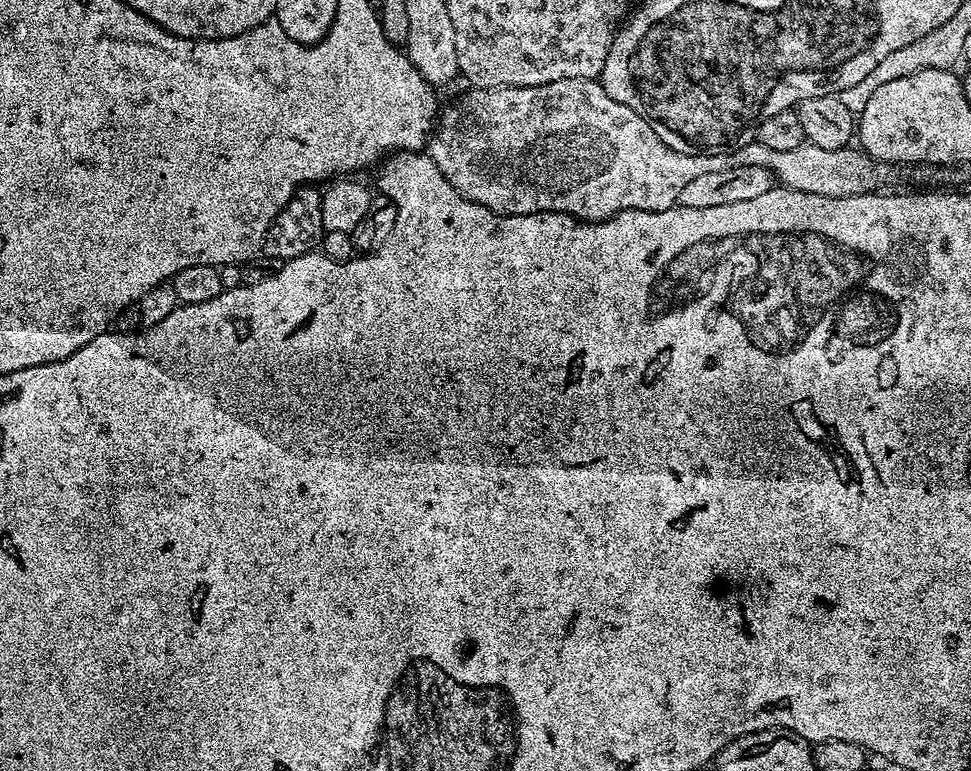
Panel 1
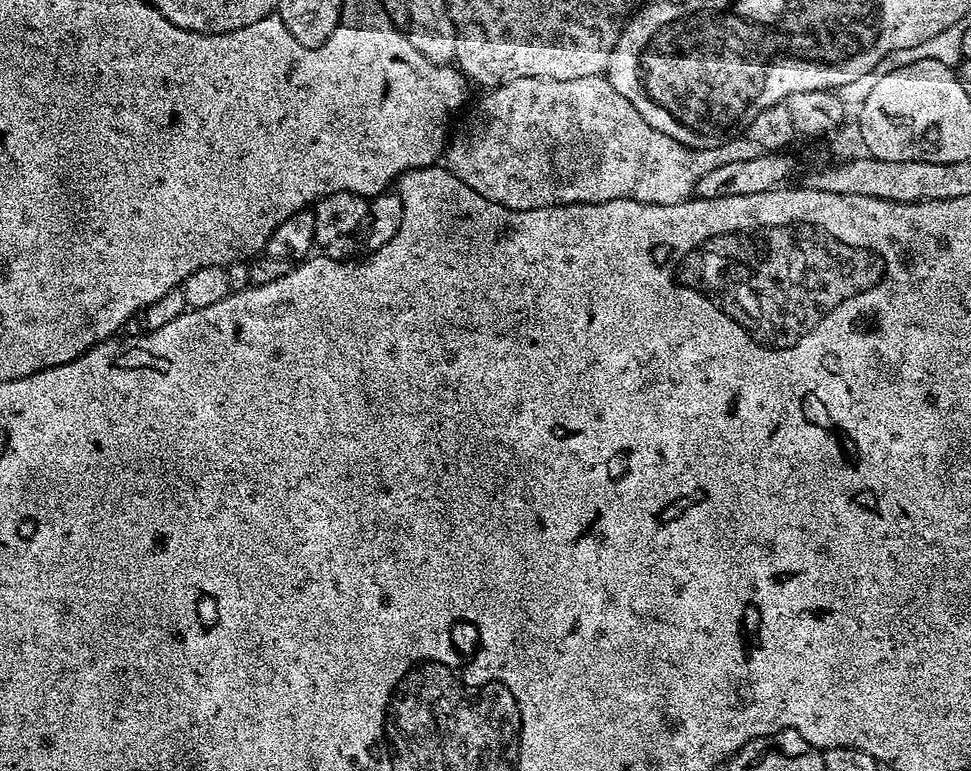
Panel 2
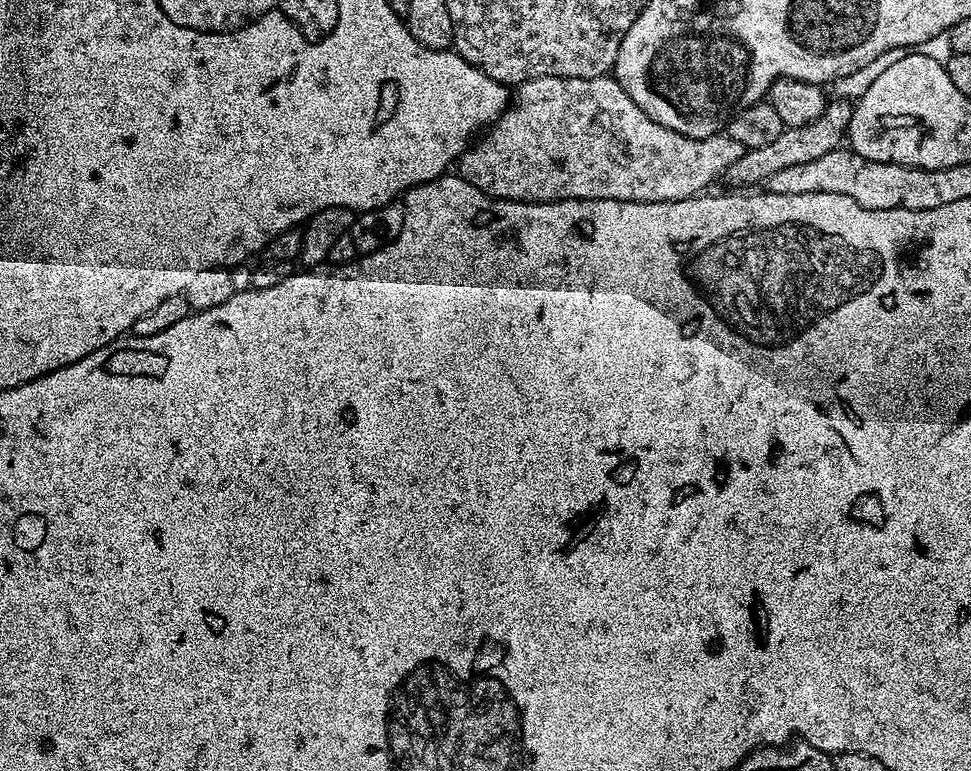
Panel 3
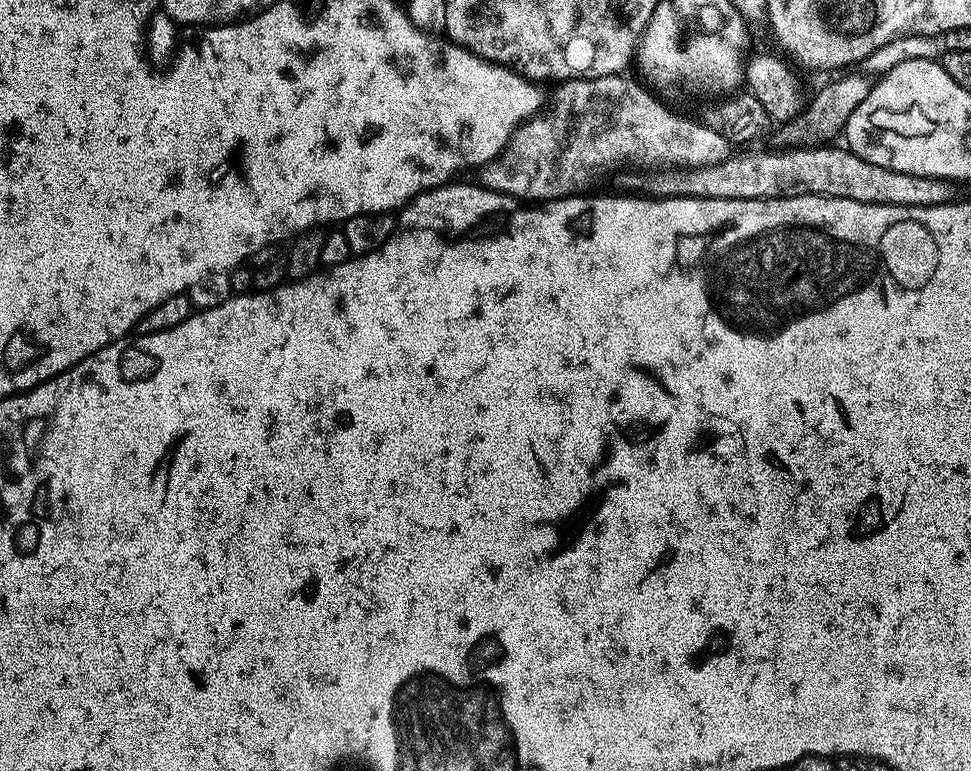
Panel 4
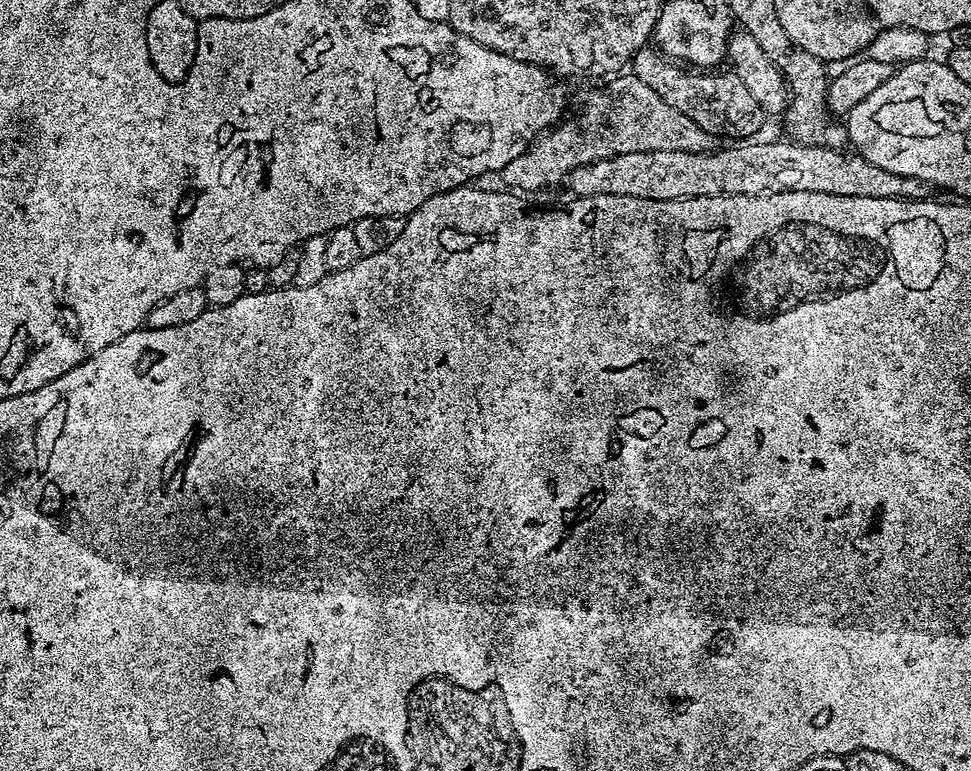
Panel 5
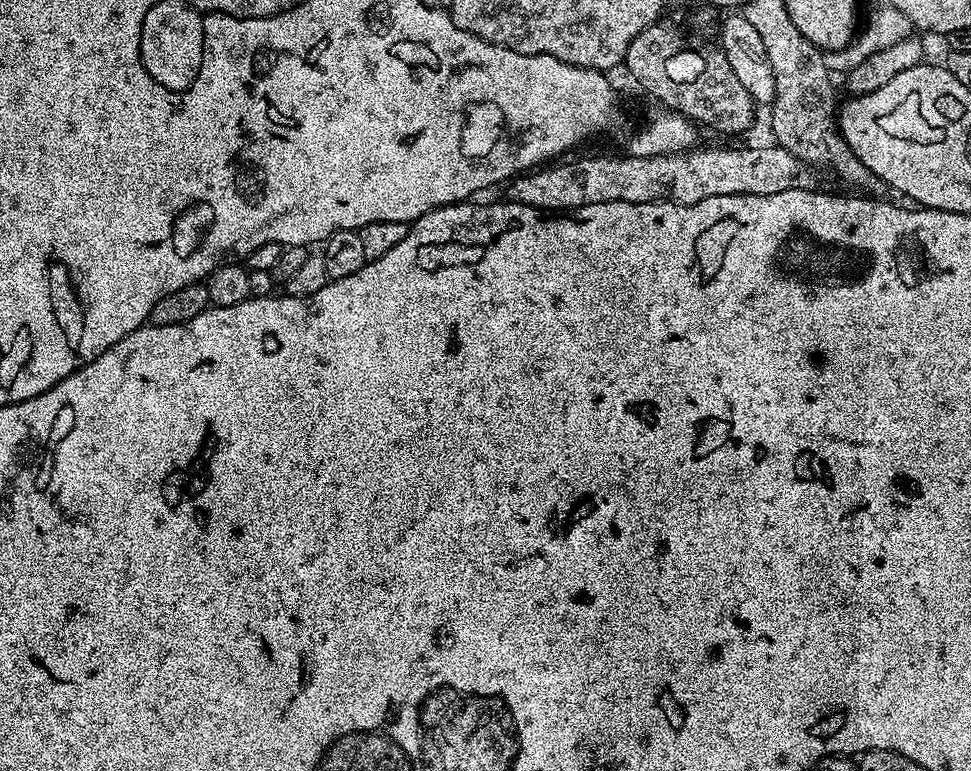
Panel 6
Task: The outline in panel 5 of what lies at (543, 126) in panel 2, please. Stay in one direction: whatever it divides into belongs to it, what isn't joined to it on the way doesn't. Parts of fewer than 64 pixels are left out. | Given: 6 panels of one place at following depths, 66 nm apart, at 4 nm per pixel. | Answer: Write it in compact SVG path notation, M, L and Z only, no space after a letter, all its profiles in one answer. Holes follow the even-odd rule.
M625 76L625 80L609 79L605 88L590 89L576 104L580 116L561 119L555 126L541 131L540 137L525 152L517 151L502 169L503 187L520 194L540 192L555 184L563 185L578 166L618 154L706 152L713 147L714 138L702 130L702 126L674 110L674 106L666 106L666 102L637 76Z

